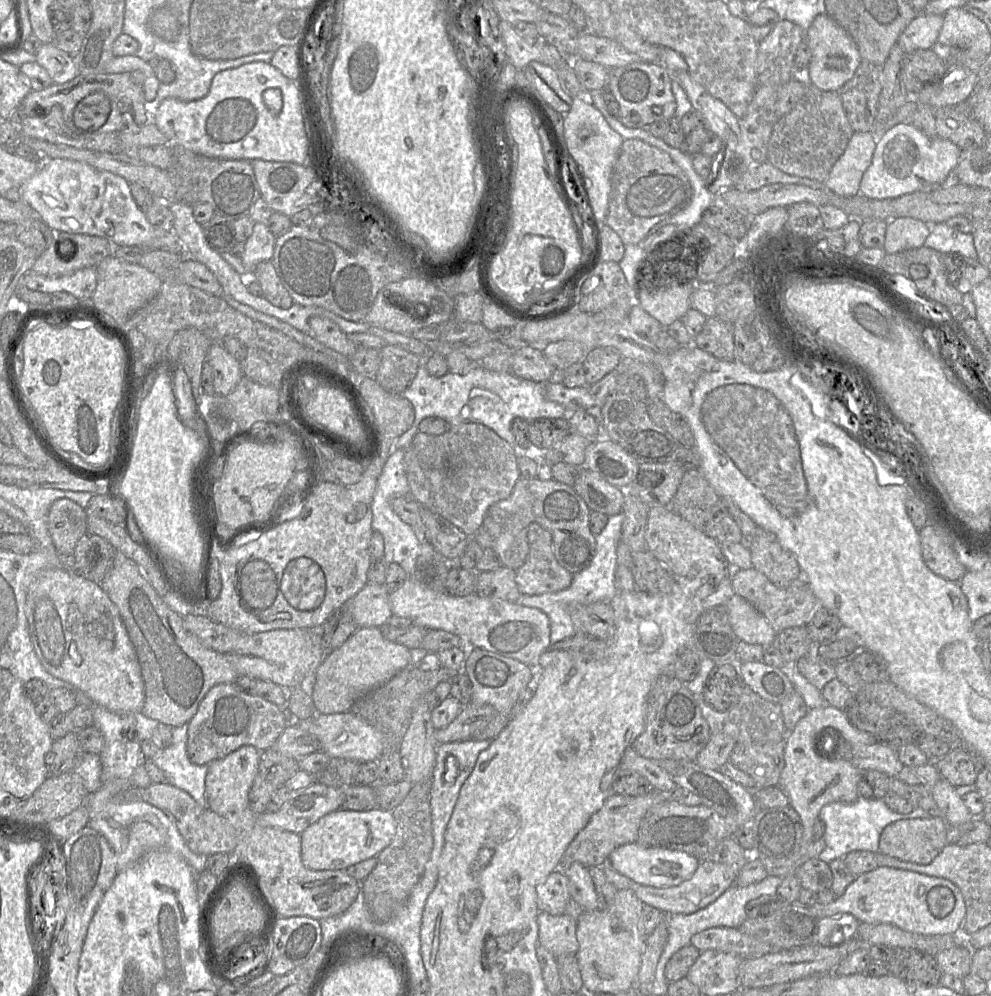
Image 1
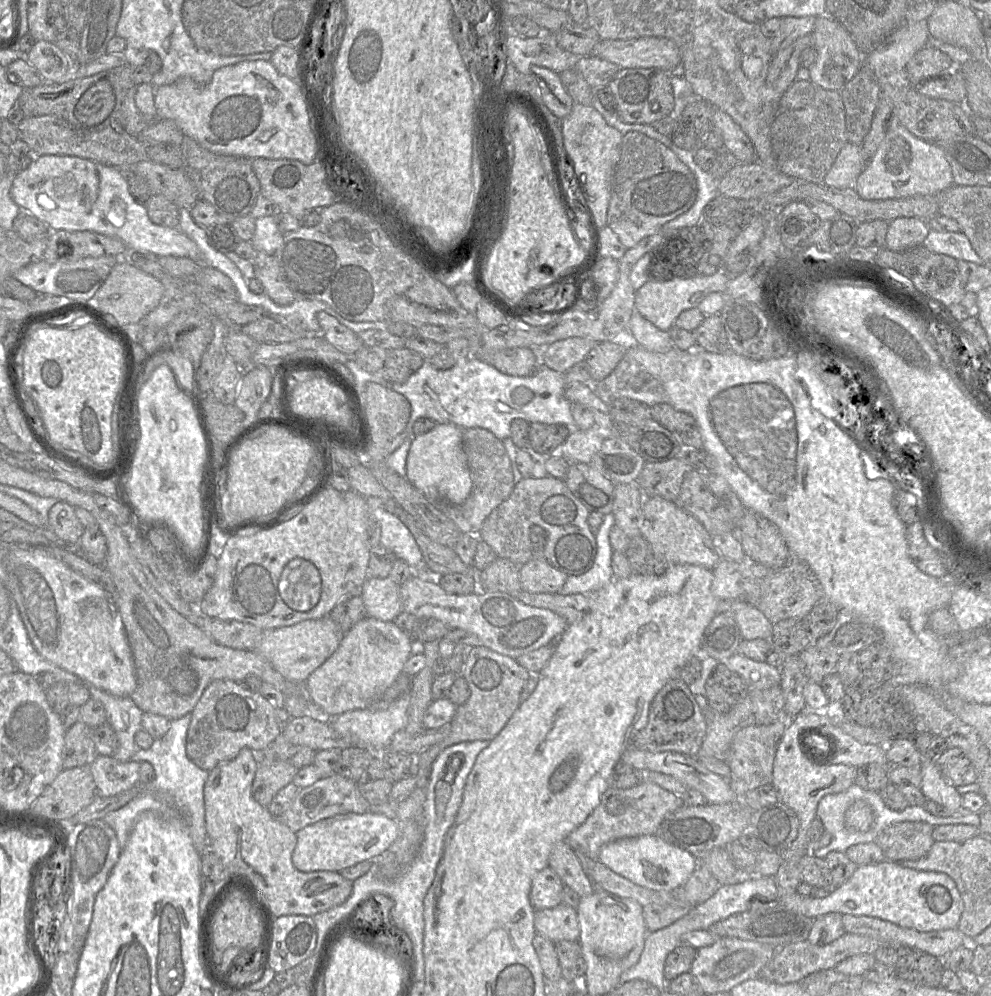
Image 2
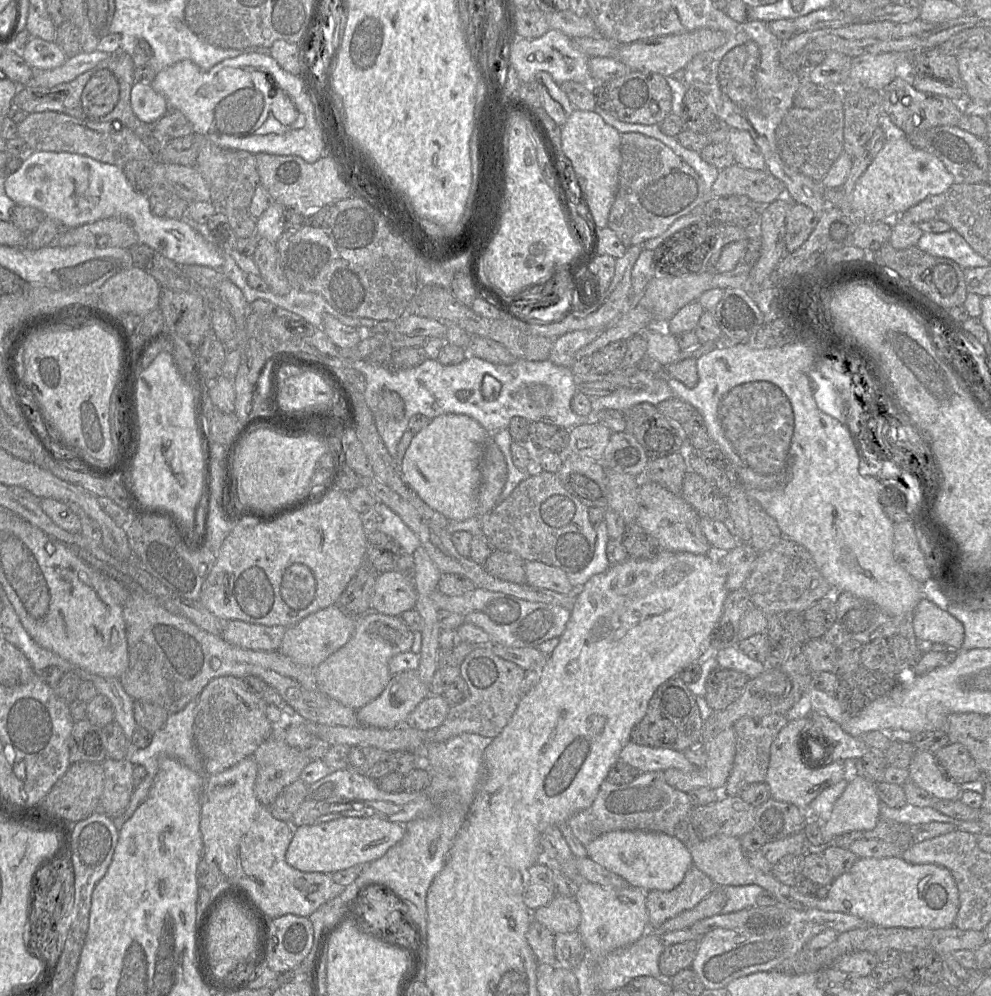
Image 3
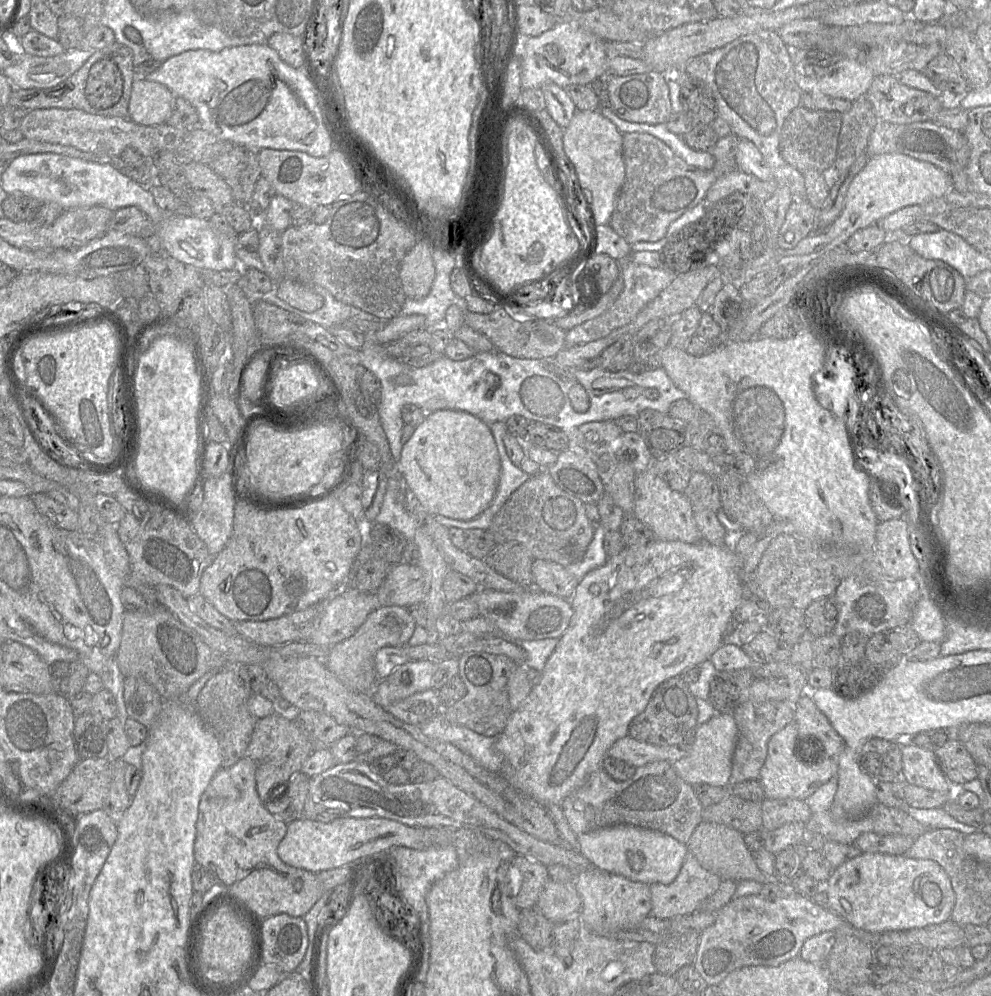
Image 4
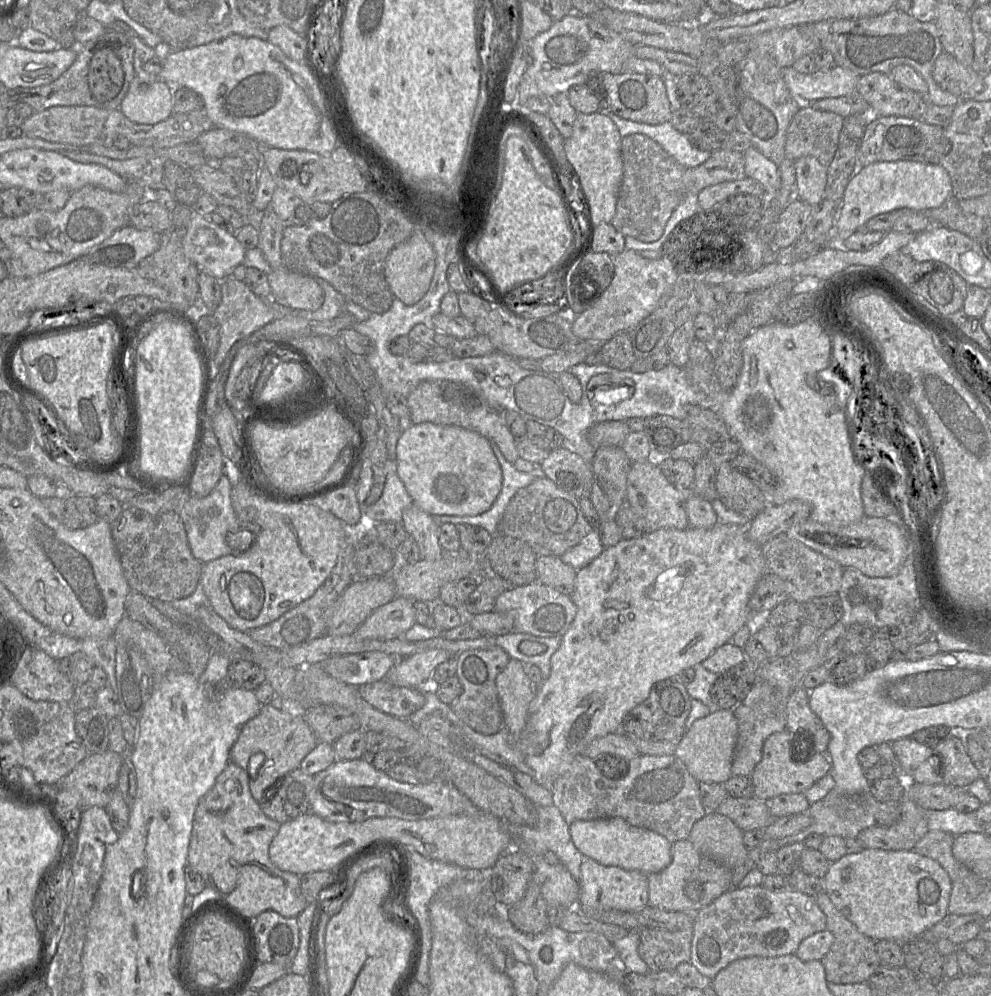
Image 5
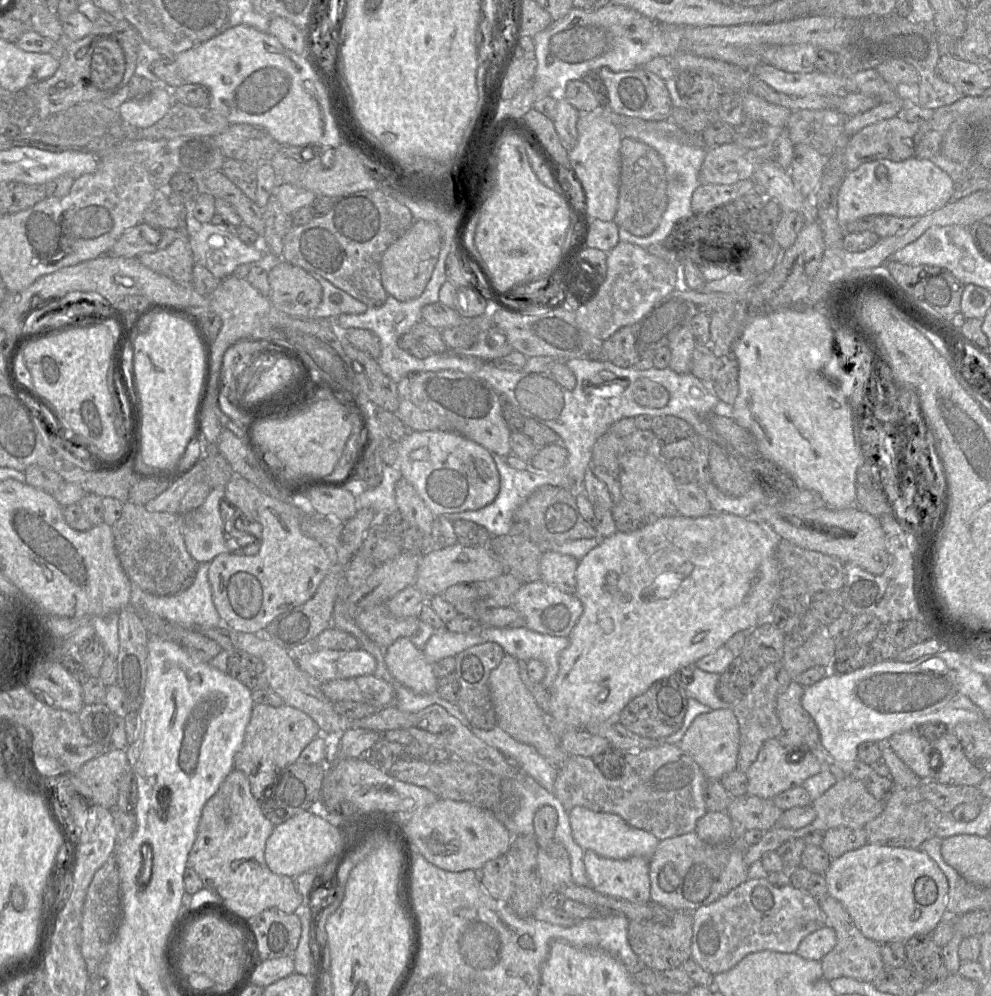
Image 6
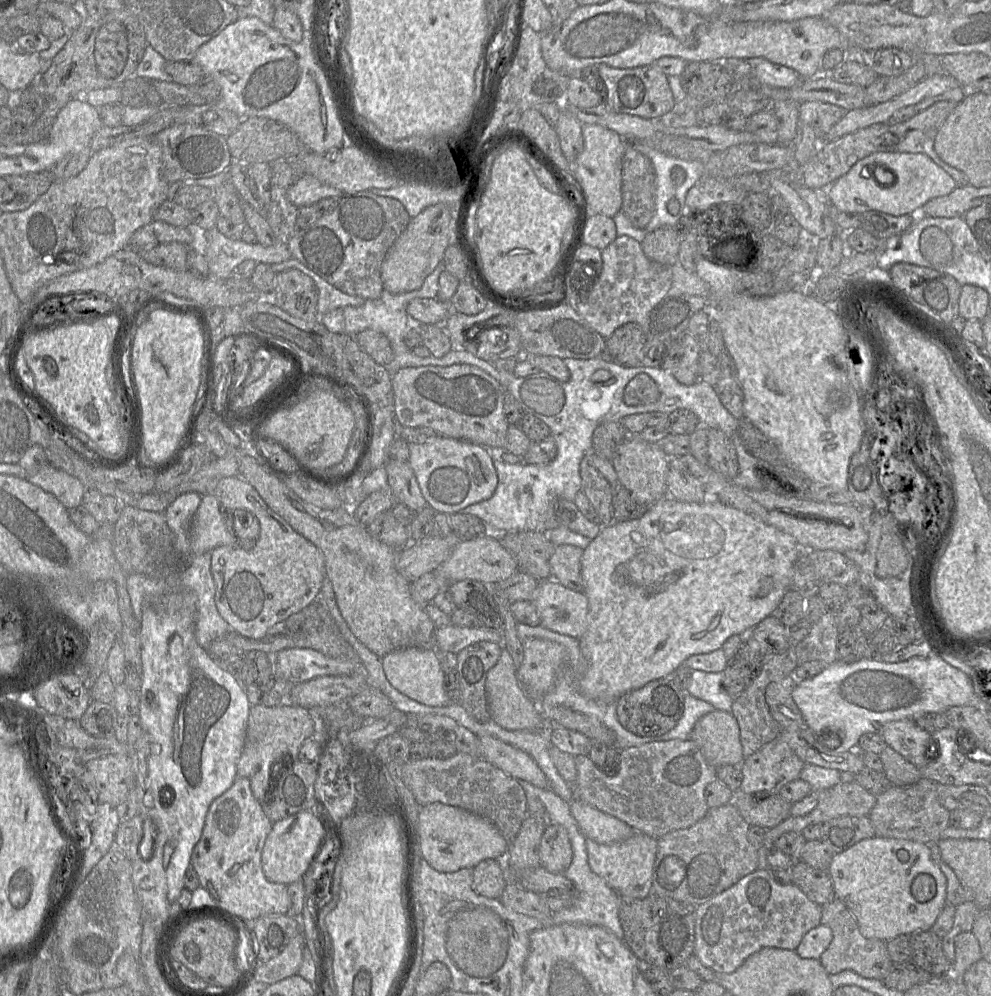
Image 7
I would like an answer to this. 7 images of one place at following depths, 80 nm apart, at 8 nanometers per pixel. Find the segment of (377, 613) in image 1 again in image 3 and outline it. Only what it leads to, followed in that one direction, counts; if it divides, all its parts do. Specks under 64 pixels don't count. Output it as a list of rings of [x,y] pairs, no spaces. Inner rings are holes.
[[[397,570],[378,575],[371,610],[390,616],[400,616],[403,612],[415,608],[418,598],[413,577]]]

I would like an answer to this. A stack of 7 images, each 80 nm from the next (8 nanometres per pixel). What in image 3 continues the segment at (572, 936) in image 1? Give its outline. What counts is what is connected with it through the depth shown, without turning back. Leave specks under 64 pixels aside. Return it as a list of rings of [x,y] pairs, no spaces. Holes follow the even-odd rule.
[[[556,894],[547,905],[533,911],[532,918],[554,934],[573,932],[580,924],[580,907],[575,897]]]

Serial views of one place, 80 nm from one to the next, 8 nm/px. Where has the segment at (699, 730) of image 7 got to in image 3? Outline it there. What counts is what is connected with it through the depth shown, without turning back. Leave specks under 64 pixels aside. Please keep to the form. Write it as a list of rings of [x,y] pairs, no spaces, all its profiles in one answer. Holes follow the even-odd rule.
[[[727,728],[702,745],[707,753],[705,767],[688,773],[675,768],[665,770],[664,778],[670,786],[686,793],[699,787],[723,790],[734,763],[735,730]]]

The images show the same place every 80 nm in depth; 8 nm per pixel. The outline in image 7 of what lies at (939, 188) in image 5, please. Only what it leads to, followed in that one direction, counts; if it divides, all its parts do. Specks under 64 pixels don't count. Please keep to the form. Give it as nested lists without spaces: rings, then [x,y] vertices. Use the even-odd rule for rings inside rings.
[[[878,151],[857,161],[845,175],[825,191],[818,192],[824,194],[825,201],[840,212],[861,214],[867,211],[878,211],[892,216],[902,216],[917,215],[929,200],[946,196],[957,187],[955,180],[924,154]]]

